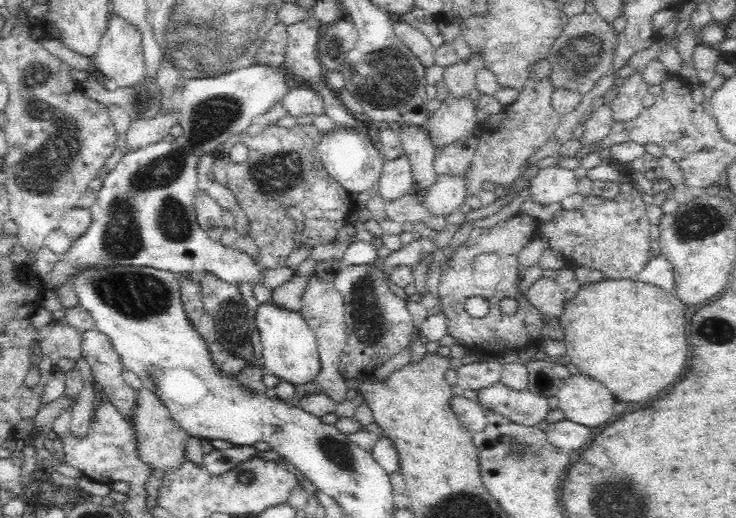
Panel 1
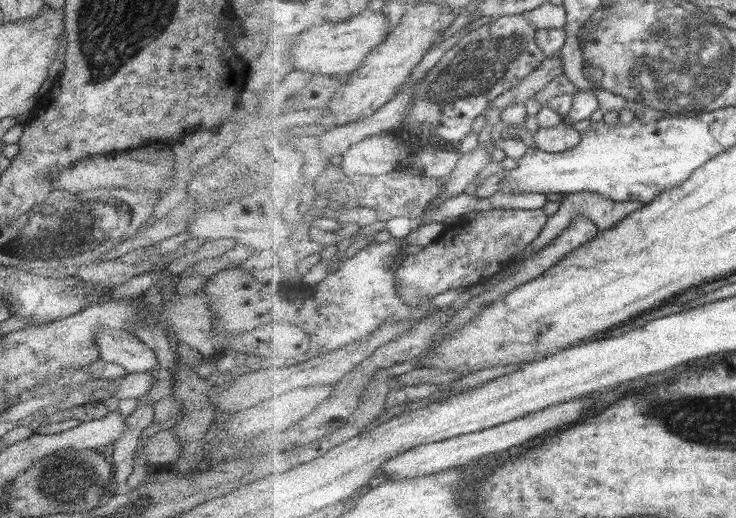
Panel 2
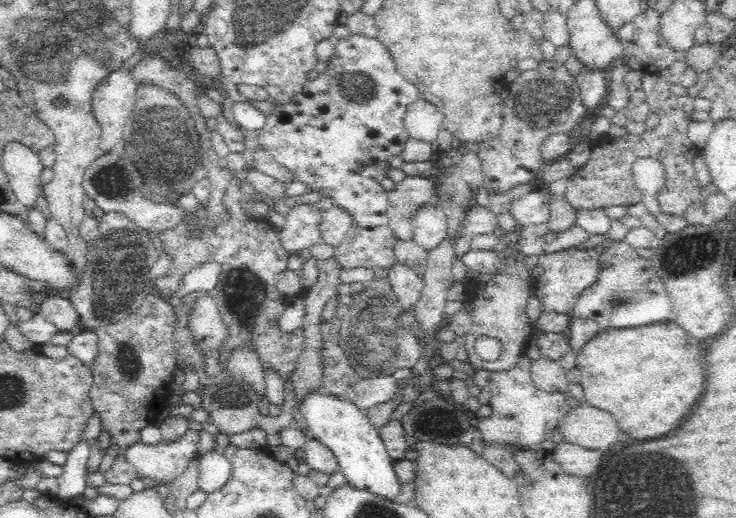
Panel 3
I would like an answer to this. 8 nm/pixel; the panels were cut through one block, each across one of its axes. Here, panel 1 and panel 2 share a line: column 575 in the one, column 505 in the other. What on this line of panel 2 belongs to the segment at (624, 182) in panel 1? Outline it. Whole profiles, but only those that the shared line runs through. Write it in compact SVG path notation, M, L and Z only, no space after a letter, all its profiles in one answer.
M493 209L479 211L466 226L445 232L439 242L433 242L417 254L403 258L396 272L397 292L411 306L427 304L437 294L450 290L467 290L487 282L506 269L530 246L548 223L545 210Z

